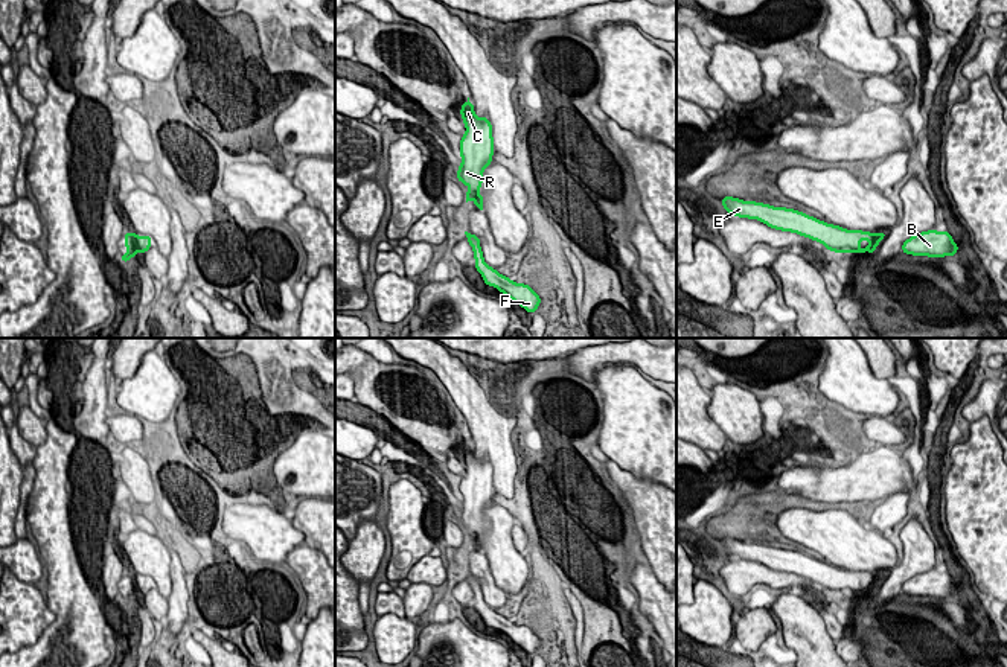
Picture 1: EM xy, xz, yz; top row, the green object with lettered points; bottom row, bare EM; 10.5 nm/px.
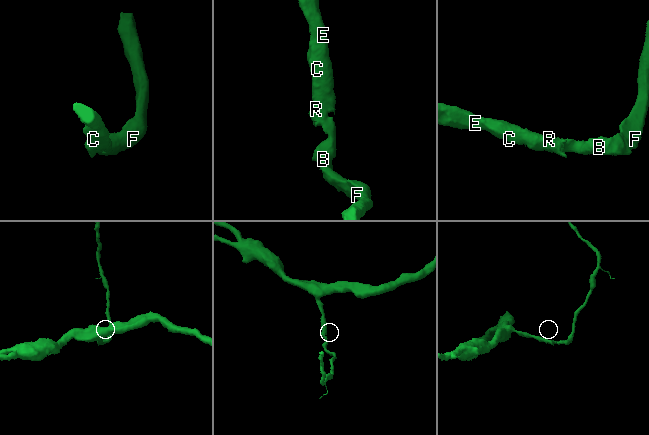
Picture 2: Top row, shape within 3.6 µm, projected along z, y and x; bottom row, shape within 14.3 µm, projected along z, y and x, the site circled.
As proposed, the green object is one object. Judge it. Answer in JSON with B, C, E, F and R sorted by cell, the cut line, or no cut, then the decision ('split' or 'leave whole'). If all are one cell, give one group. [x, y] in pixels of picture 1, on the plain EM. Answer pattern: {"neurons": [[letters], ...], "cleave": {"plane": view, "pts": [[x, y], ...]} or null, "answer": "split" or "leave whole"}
{"neurons": [["B", "C", "E", "F", "R"]], "cleave": null, "answer": "leave whole"}

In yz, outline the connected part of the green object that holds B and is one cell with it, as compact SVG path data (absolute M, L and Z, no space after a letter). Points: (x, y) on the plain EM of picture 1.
M931 570L916 574L902 585L902 594L913 597L945 598L955 597L957 592L958 586L954 583L949 571L940 574Z

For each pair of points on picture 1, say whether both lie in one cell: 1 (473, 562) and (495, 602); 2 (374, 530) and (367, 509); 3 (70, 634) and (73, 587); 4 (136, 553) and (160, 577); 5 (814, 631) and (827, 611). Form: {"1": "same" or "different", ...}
{"1": "same", "2": "different", "3": "same", "4": "same", "5": "different"}

